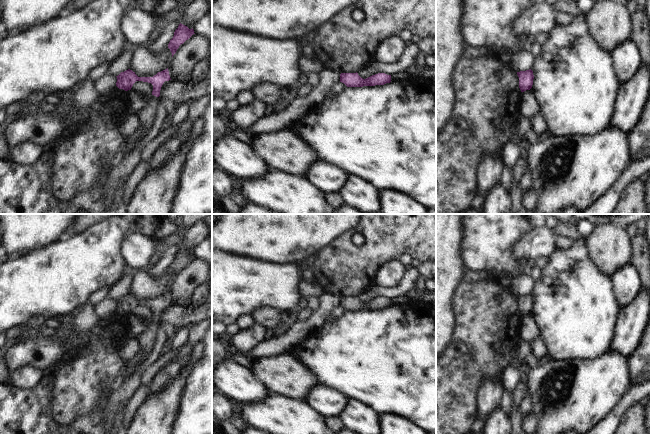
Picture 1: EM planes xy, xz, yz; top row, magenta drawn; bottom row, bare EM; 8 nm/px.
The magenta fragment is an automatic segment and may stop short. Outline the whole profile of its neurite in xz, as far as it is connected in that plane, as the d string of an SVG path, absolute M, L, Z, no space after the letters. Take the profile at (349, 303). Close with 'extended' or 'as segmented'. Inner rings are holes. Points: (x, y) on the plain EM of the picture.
M341 297L340 306L344 307L347 311L363 311L384 309L391 306L391 299L385 297L378 297L366 303L361 302L358 297Z; as segmented

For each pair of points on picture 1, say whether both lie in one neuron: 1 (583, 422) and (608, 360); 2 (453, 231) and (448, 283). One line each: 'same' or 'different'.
1: same
2: same

